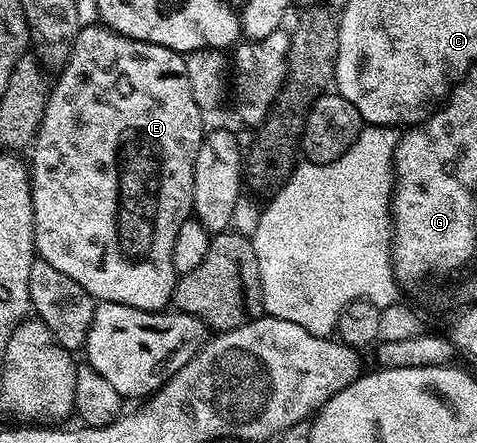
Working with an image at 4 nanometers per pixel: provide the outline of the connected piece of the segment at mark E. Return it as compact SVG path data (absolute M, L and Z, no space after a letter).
M96 24L97 26L82 25L79 33L75 36L73 47L69 53L69 59L65 61L64 66L60 67L57 83L52 83L49 91L49 99L47 100L47 108L43 112L43 120L41 126L37 129L37 137L32 143L33 162L31 158L31 185L33 188L33 245L39 258L46 261L47 264L57 269L62 274L71 277L76 284L82 285L87 293L97 302L118 302L119 304L127 304L131 308L139 308L140 310L160 310L164 311L166 307L172 303L173 290L177 287L177 279L179 275L175 272L175 264L172 260L172 253L175 249L175 236L179 236L179 227L187 221L193 214L193 185L195 184L195 156L199 152L199 144L203 137L203 129L201 130L201 117L203 111L197 106L195 100L192 99L191 85L188 83L187 68L185 67L186 55L176 54L171 48L163 48L159 44L151 44L150 42L140 42L134 38L125 38L119 32L112 30L110 26L104 24Z

